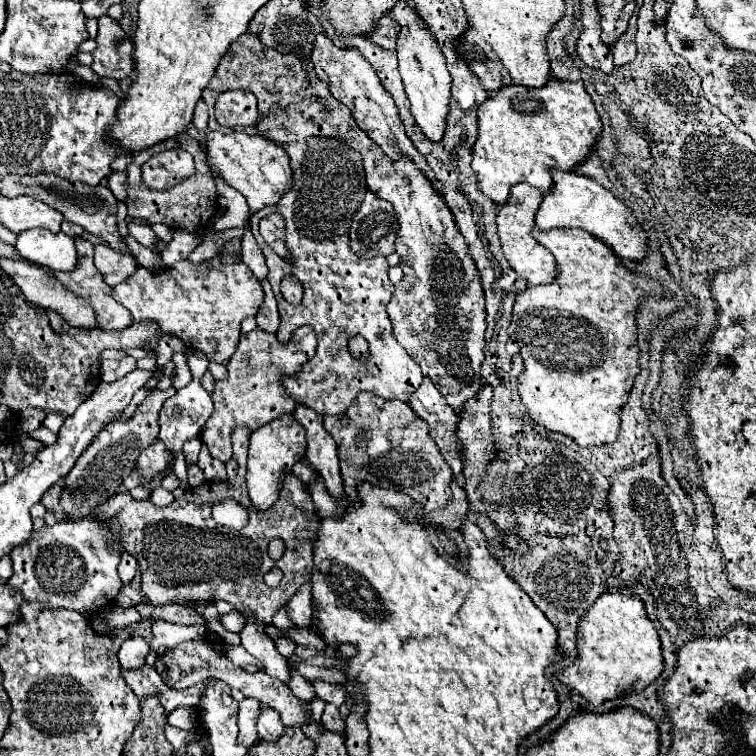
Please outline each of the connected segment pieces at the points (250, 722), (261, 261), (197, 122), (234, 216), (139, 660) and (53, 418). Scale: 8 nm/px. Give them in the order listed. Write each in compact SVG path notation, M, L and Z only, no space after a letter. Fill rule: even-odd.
M245 697L243 701L239 701L239 717L237 717L237 725L239 725L239 739L237 743L241 747L251 747L257 739L257 715L259 715L259 701L257 699L249 699Z
M251 235L243 237L243 263L253 271L253 275L263 281L267 279L267 263L265 263L265 255L261 253L259 245L255 243L255 239Z
M203 99L197 101L197 107L195 107L195 113L193 113L193 127L195 129L207 129L207 105Z
M213 177L215 185L217 185L217 201L221 207L225 207L225 215L215 217L211 221L213 229L217 231L225 231L225 229L233 229L233 227L245 227L245 223L249 221L249 205L245 201L245 197L235 191L233 187L229 187L221 177Z
M131 637L123 647L119 649L119 665L123 671L129 669L141 669L145 665L145 657L149 653L149 643L143 641L141 637Z
M49 412L43 421L43 426L57 433L64 423L65 419L66 417L61 414Z

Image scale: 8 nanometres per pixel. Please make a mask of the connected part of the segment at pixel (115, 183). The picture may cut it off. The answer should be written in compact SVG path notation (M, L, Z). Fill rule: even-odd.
M115 171L109 175L109 189L119 201L125 201L127 197L127 173L125 171Z

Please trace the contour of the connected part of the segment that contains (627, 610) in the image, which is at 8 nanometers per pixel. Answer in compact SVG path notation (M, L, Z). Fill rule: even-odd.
M607 591L581 617L577 627L577 657L569 667L555 673L555 679L579 691L589 703L599 705L625 693L643 691L661 671L659 637L645 613L643 601L629 591Z

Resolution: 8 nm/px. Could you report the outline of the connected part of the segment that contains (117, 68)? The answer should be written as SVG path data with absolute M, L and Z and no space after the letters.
M103 15L95 41L97 49L93 51L95 61L91 69L97 75L121 81L133 73L133 43L117 19Z

